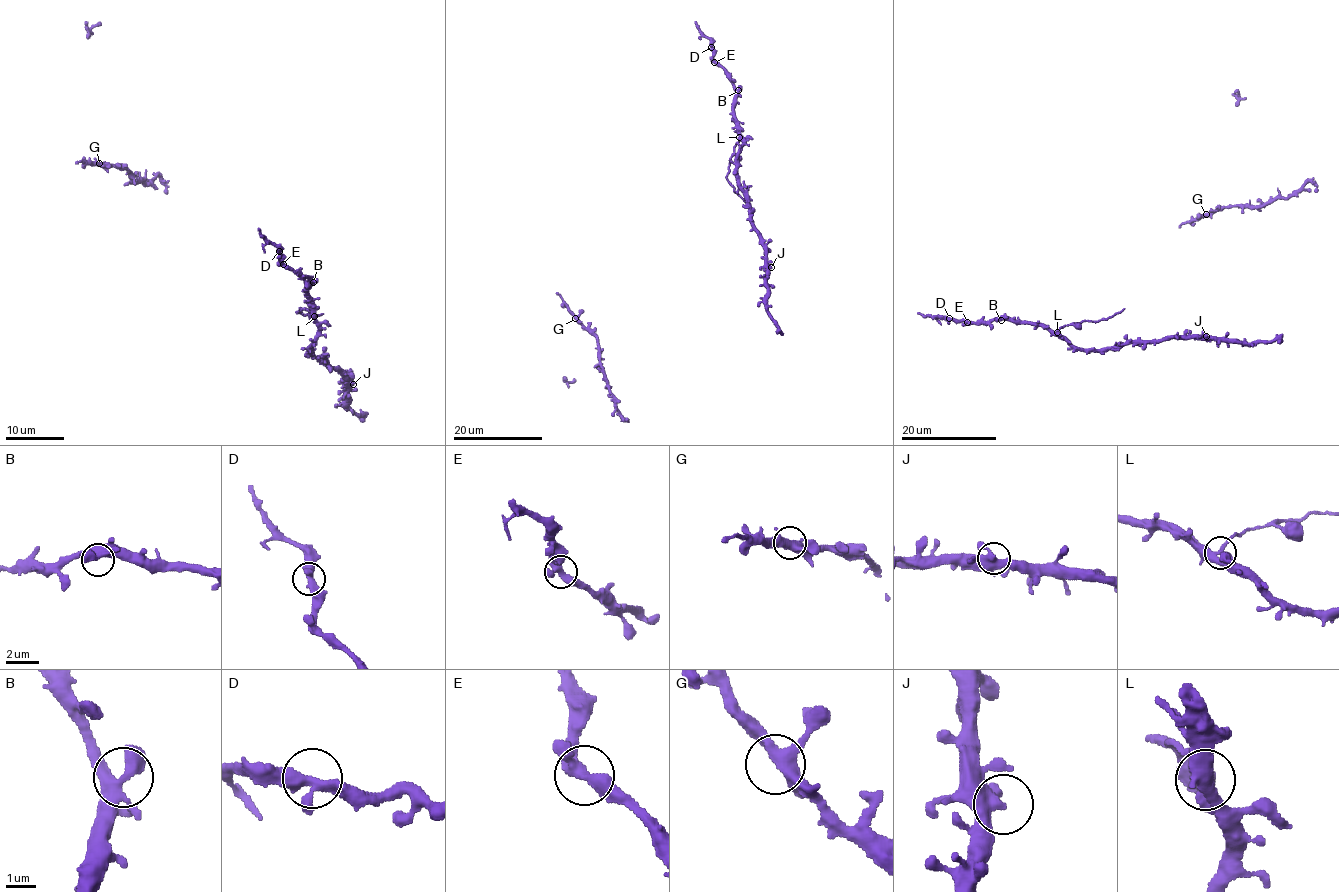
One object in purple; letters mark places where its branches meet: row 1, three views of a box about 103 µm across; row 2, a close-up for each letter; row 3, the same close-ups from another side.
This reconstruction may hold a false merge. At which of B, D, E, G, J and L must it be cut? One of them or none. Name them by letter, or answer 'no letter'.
L

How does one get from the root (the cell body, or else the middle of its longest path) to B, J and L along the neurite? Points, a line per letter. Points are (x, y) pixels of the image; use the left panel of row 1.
B: (306, 314), (298, 311), (307, 308), (314, 316), (314, 307), (307, 292), (310, 281), (313, 282)
J: (306, 314), (298, 311), (307, 309), (318, 323), (310, 357), (323, 358), (326, 366), (353, 384)
L: (306, 314), (298, 311), (301, 307), (307, 309), (314, 317)

